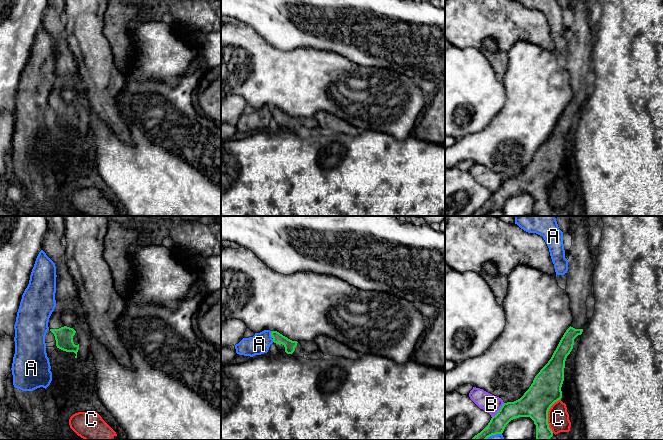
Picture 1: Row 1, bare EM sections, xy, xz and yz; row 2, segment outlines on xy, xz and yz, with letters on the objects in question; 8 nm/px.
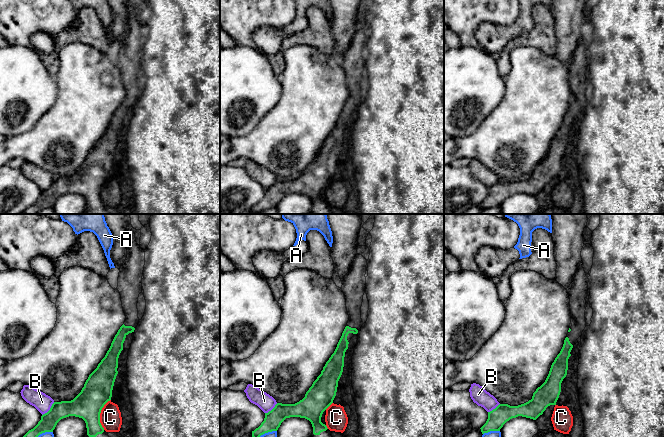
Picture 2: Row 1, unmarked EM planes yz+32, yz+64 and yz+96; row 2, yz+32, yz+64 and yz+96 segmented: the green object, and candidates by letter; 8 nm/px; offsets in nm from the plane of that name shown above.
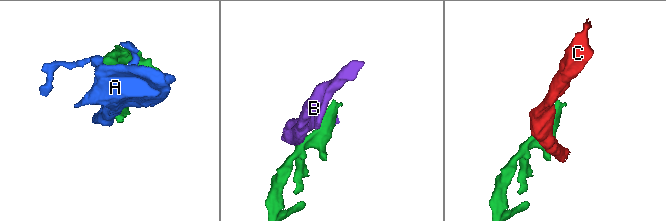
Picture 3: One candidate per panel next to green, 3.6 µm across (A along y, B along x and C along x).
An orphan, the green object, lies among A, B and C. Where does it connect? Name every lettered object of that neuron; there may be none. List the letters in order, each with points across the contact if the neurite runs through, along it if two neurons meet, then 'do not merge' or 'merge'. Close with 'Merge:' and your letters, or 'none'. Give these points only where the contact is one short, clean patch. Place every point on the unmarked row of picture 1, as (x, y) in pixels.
A: do not merge
B: do not merge
C: border yz (560, 174), (548, 187), (548, 203), (552, 208); do not merge
Merge: none

